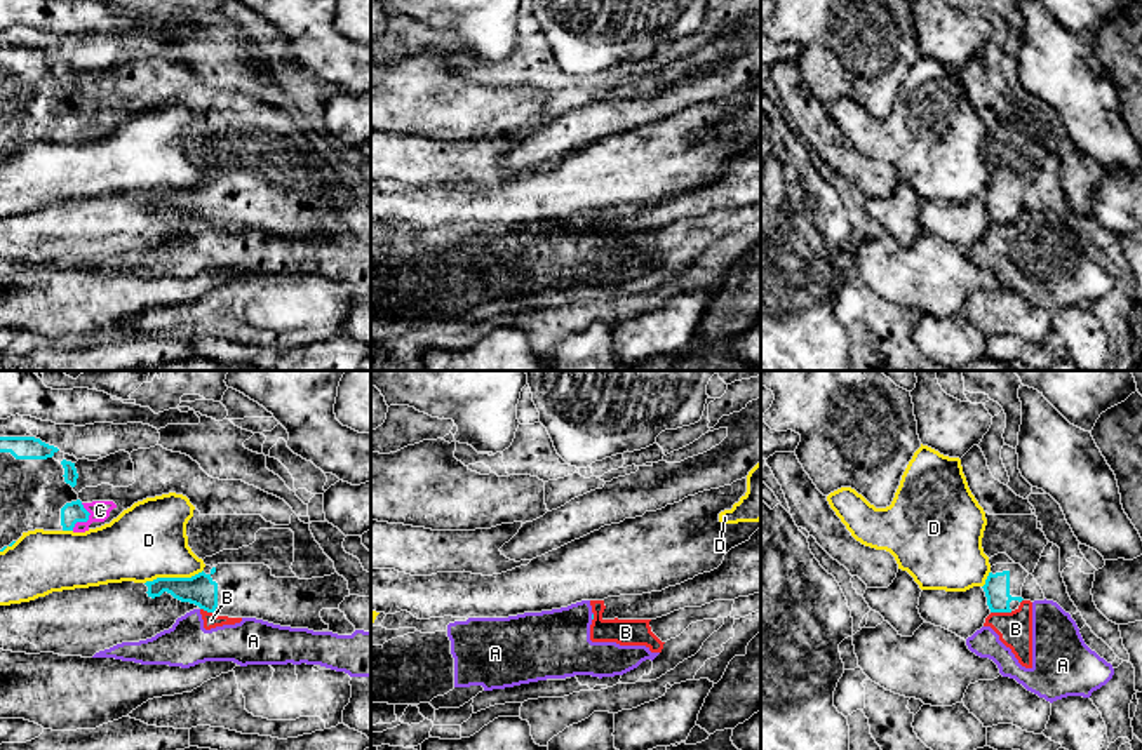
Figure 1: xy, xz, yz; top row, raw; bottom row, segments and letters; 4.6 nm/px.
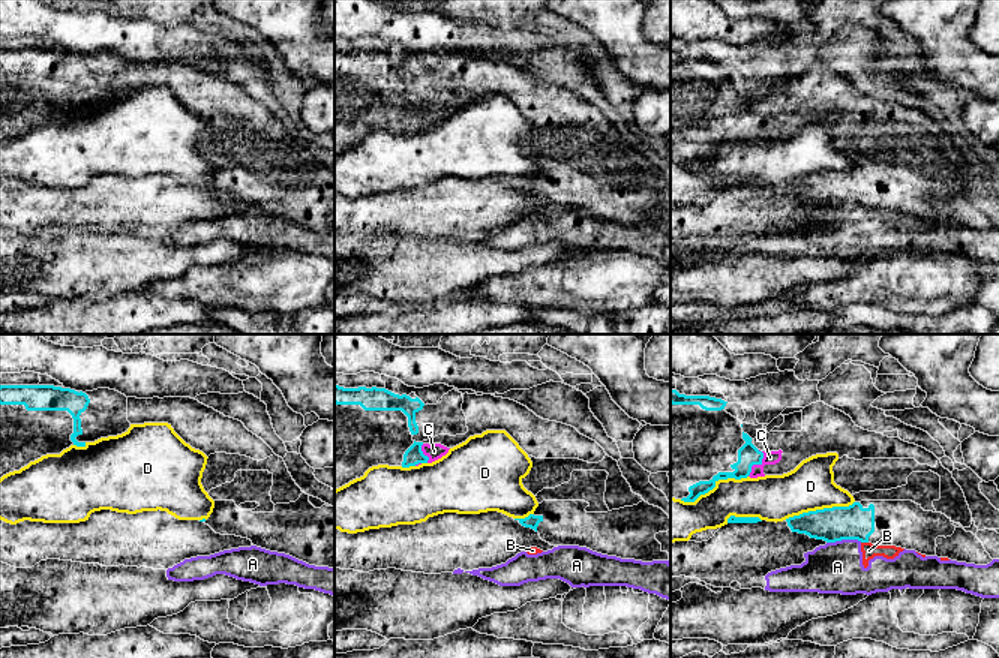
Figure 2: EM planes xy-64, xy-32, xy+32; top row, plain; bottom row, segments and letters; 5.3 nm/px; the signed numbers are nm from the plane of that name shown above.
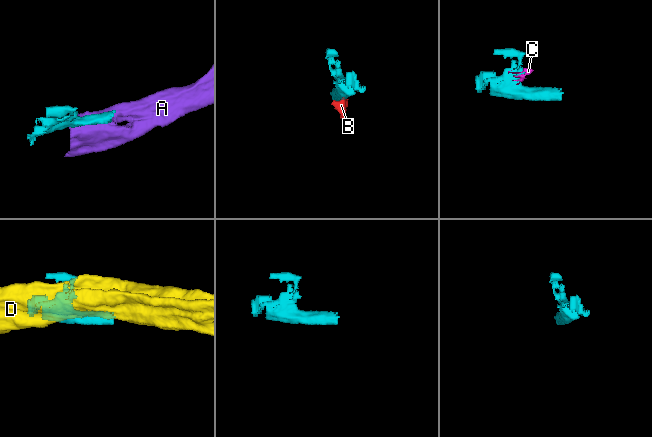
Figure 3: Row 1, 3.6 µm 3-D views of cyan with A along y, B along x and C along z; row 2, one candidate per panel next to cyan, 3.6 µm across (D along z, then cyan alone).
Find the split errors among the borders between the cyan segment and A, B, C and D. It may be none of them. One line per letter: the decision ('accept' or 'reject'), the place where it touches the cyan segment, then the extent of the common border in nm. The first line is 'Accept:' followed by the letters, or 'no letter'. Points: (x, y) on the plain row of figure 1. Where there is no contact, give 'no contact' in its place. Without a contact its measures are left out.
Accept: C
A: reject; meets cyan in xz at (592, 227); contact 30 nm long
B: reject; meets cyan in yz at (1001, 221); contact 100 nm long
C: accept; meets cyan in xy at (86, 131); contact 140 nm long
D: reject; meets cyan in xy at (173, 188); contact 280 nm long

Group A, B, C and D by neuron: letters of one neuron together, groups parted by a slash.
A B / C / D

